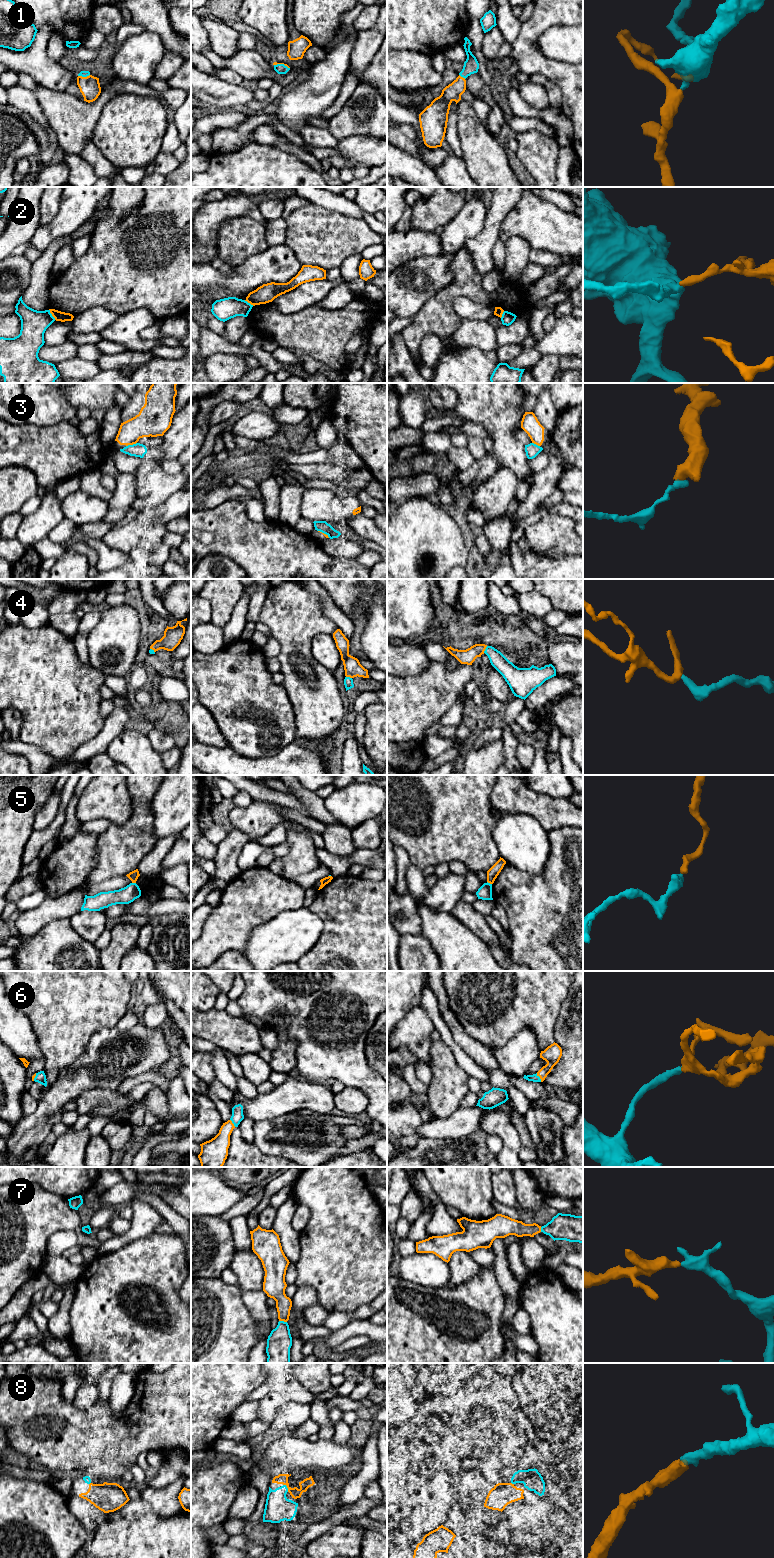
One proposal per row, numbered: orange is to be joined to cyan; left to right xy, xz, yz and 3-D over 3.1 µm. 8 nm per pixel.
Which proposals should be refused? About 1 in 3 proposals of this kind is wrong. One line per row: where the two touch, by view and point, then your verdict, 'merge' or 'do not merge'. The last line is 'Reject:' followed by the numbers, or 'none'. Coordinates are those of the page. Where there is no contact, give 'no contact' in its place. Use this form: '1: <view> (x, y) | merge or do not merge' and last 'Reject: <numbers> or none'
1: yz (462, 76) | merge
2: xy (51, 314) | do not merge
3: xy (131, 445) | do not merge
4: yz (485, 649) | merge
5: yz (489, 883) | do not merge
6: yz (539, 1077) | merge
7: xz (283, 1321) | merge
8: xz (286, 1487) | merge
Reject: 2, 3, 5

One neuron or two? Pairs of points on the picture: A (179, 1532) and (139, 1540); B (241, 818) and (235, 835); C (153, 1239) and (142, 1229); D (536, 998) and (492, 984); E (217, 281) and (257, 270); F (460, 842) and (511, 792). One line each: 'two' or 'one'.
A: one
B: two
C: two
D: one
E: one
F: two

